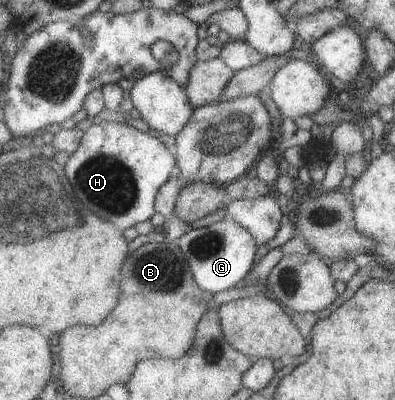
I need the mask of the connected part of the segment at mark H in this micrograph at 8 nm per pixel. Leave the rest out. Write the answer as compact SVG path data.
M98 121L84 133L81 146L65 165L80 201L122 231L152 219L160 188L177 174L177 158L170 149L157 139L158 134L138 131L126 121Z

